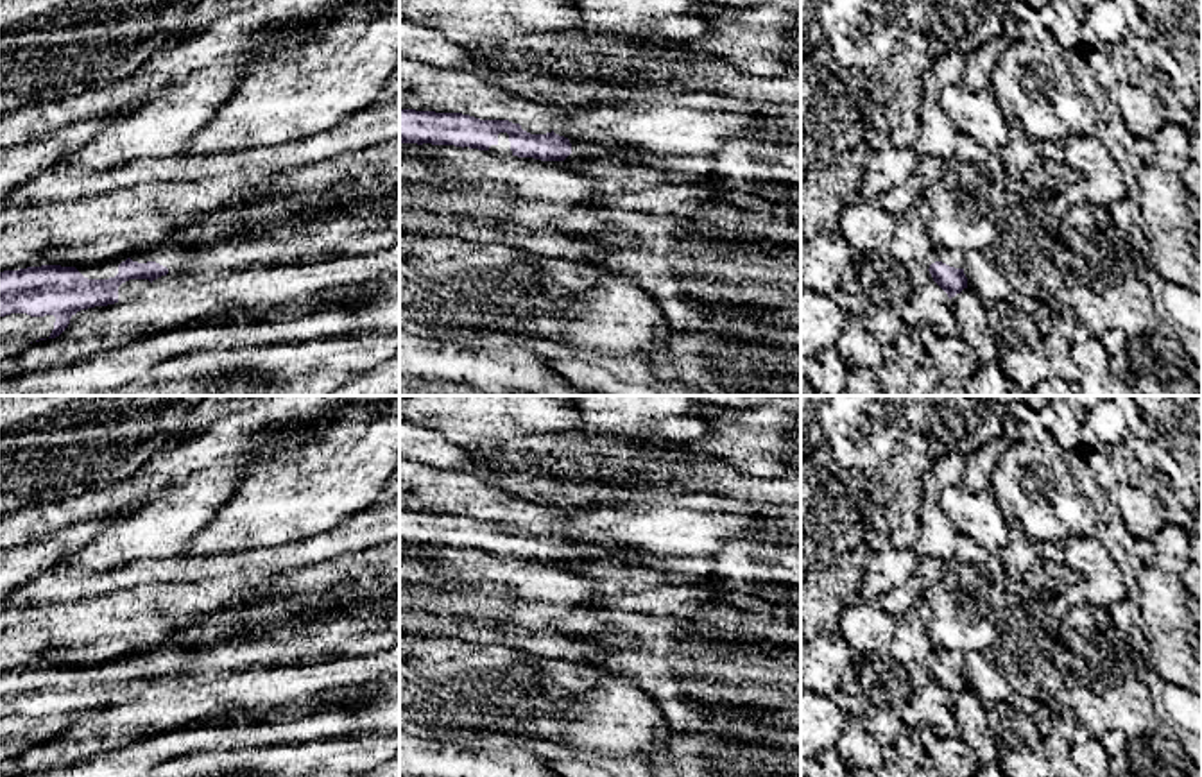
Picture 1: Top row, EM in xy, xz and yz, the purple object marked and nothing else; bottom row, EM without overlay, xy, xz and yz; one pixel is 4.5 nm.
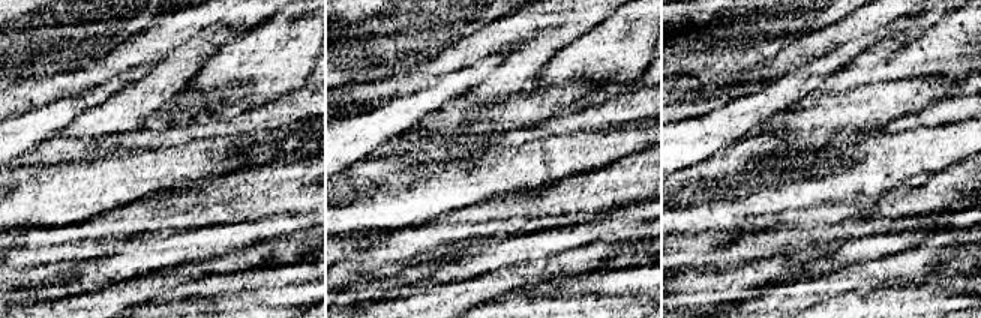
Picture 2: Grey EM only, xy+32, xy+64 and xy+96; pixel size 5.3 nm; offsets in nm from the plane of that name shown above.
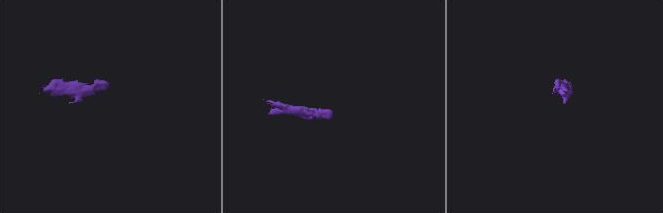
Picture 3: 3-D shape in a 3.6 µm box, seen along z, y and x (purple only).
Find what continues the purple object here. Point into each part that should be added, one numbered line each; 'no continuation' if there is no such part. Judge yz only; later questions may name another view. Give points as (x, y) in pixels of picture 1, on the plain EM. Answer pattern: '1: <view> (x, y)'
1: yz (937, 654)

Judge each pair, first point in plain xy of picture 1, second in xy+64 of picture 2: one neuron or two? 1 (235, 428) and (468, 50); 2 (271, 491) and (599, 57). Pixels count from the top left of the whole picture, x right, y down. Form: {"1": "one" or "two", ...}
{"1": "one", "2": "one"}

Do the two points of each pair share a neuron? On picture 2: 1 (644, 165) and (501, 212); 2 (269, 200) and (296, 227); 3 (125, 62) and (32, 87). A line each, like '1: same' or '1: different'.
1: same
2: different
3: same

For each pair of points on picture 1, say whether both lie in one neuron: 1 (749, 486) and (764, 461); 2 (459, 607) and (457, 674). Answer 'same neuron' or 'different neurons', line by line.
1: different neurons
2: different neurons

